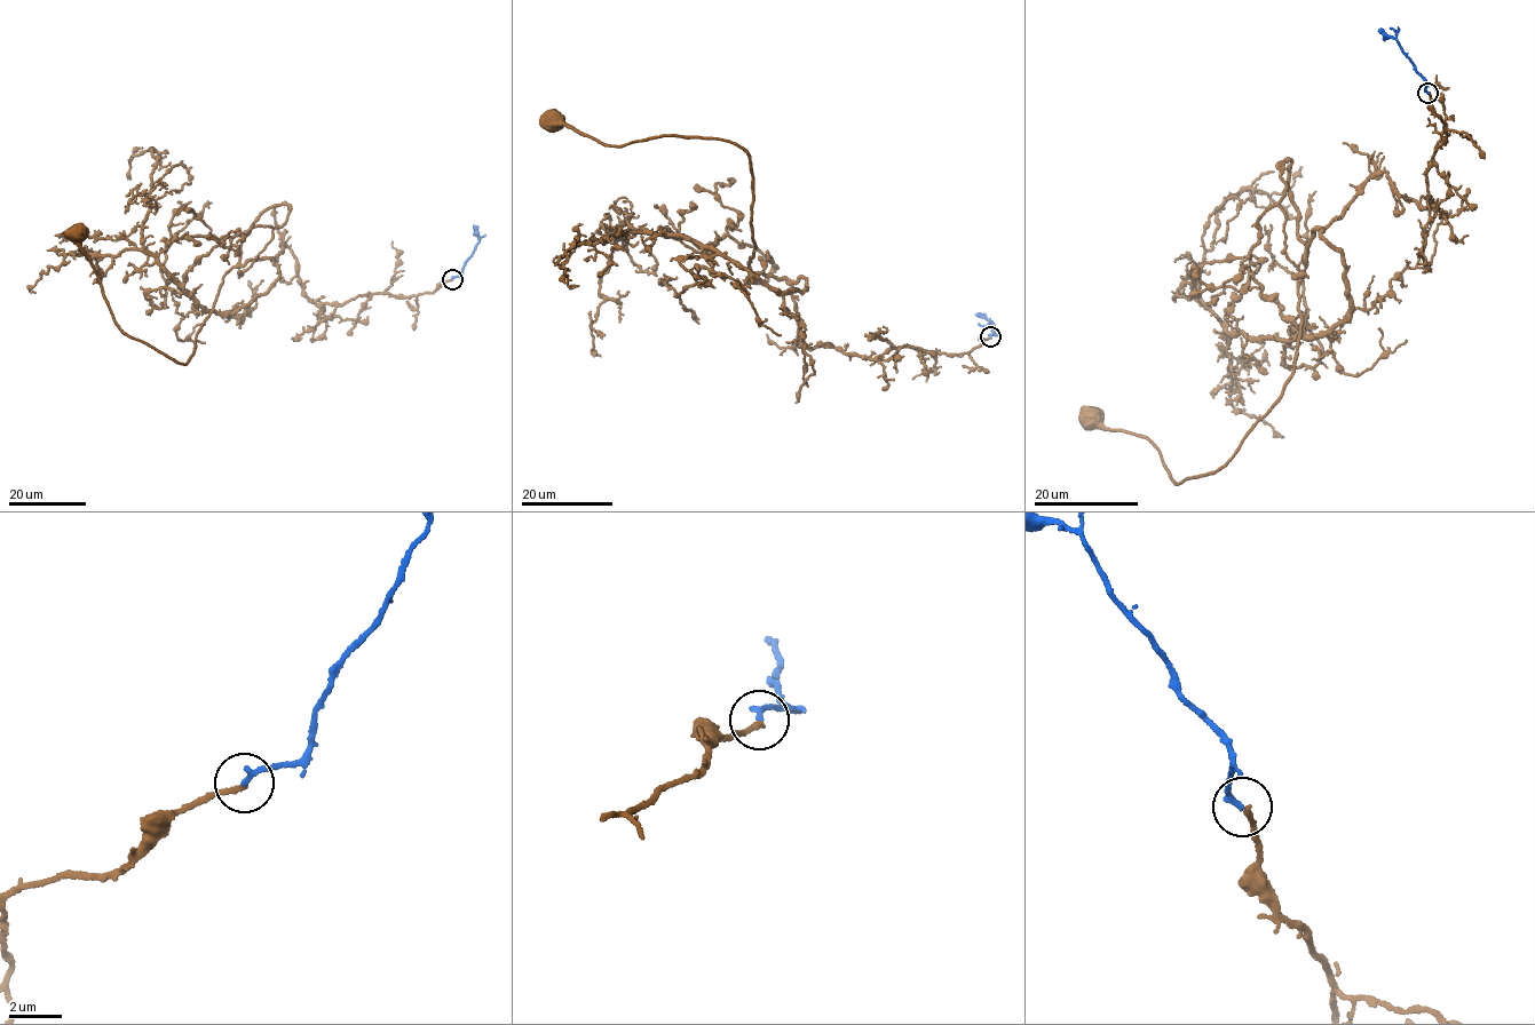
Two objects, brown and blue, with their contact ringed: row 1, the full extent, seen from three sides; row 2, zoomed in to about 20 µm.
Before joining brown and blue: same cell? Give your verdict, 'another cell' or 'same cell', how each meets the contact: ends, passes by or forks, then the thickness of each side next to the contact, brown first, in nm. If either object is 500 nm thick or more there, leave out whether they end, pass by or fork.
same cell | brown ends | blue ends | 180/220 nm

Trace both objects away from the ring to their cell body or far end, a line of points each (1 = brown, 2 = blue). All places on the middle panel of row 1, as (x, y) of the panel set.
1: (989, 338), (875, 359), (808, 349), (791, 286), (749, 264), (746, 151), (667, 135), (612, 147), (551, 122)
2: (989, 336), (996, 334), (991, 330), (991, 322), (975, 315)

